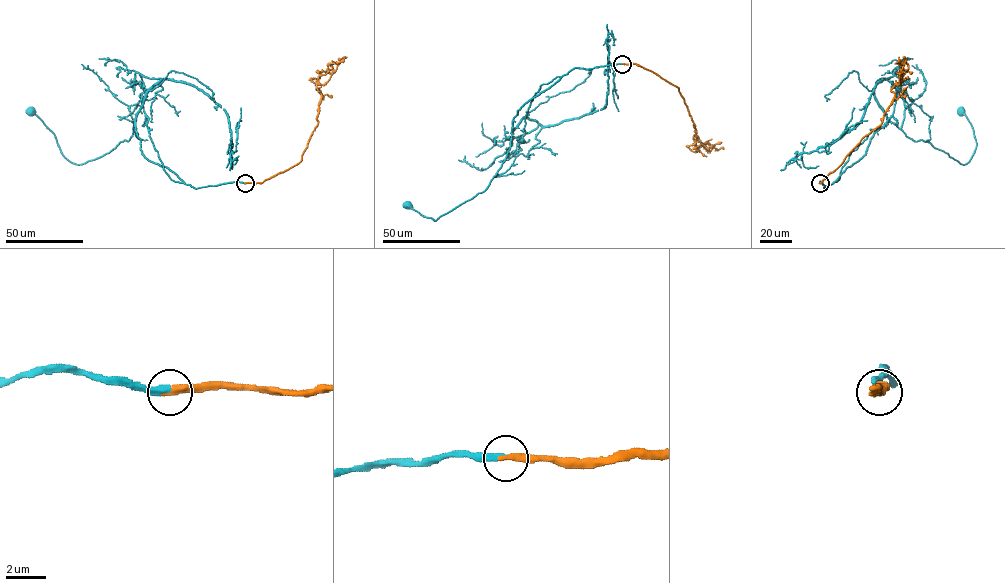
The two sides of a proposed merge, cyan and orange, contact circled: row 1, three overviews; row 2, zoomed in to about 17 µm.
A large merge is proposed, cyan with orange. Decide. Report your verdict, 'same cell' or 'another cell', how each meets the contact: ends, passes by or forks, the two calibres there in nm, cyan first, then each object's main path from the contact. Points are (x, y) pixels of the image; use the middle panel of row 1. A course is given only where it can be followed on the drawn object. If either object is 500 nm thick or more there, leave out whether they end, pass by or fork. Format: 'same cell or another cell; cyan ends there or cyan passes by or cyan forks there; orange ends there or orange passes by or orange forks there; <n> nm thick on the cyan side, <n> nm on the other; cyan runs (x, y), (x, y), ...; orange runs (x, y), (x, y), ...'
same cell; cyan ends there; orange ends there; 360 nm thick on the cyan side, 360 nm on the other; cyan runs (622, 64), (573, 68), (527, 101), (512, 120), (507, 156), (483, 192), (436, 220), (407, 205); orange runs (622, 64), (639, 64), (678, 88), (694, 125), (695, 145), (710, 152), (720, 143)

